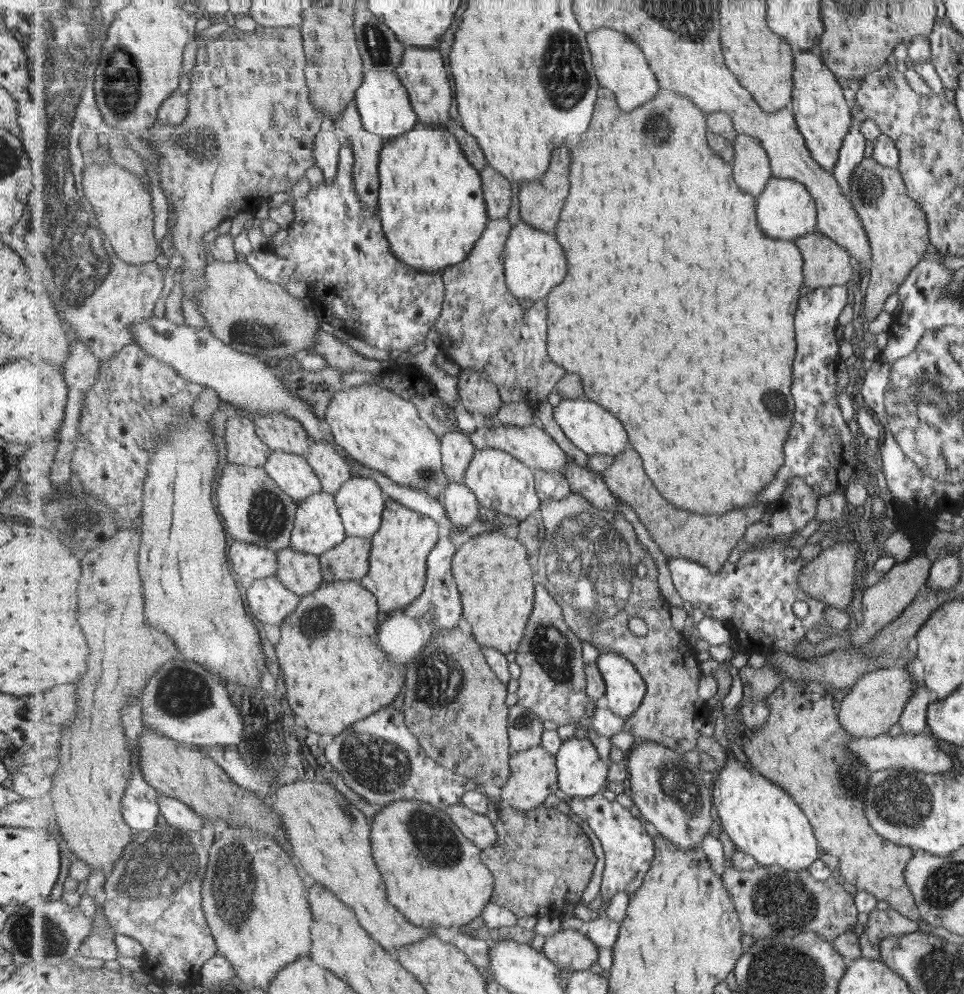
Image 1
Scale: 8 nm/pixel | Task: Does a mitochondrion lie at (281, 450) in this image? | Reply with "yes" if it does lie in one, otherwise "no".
no

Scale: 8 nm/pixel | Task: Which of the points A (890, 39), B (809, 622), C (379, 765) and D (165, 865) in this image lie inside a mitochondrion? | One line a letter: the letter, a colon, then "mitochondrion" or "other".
A: other
B: mitochondrion
C: mitochondrion
D: mitochondrion

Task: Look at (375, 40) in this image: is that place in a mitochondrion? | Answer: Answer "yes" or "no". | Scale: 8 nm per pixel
yes

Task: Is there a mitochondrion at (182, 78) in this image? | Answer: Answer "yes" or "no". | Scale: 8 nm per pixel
no

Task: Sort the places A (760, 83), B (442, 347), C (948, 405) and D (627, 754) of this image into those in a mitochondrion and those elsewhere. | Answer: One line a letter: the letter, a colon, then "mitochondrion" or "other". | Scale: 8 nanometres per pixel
A: other
B: other
C: mitochondrion
D: other

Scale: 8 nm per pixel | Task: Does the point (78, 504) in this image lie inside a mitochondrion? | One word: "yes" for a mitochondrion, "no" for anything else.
yes

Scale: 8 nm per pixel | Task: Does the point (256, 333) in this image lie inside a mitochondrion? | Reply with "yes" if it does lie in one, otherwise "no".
yes

